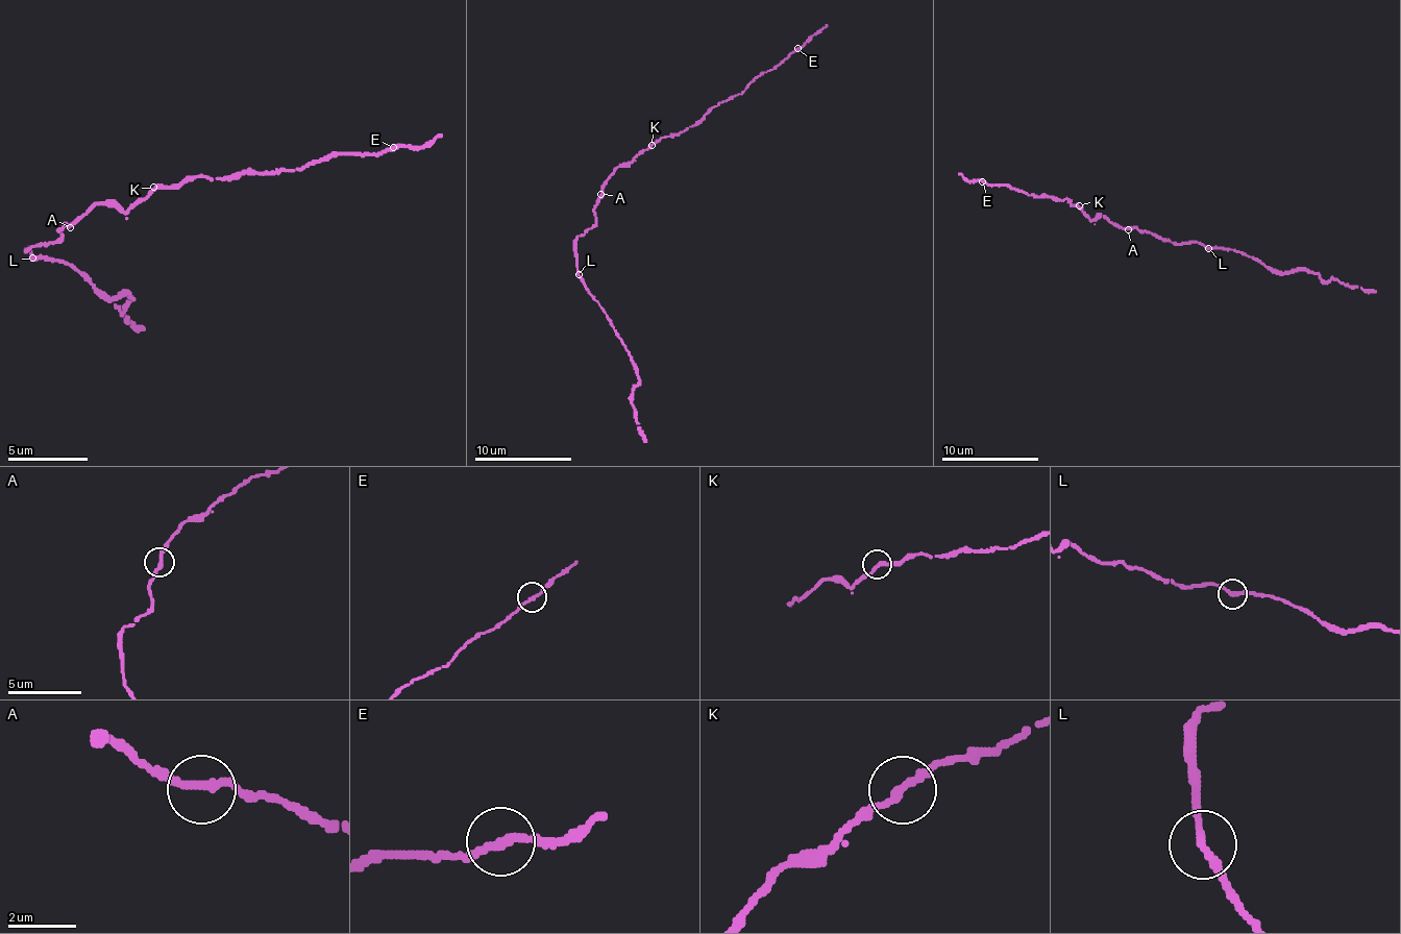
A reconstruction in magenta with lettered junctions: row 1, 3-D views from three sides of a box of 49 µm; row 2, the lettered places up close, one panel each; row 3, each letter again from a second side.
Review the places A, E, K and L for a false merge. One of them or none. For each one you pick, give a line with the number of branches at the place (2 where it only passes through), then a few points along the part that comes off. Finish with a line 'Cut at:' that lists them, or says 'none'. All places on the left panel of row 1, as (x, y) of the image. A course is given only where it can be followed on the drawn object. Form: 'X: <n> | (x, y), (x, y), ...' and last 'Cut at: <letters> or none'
Cut at: none

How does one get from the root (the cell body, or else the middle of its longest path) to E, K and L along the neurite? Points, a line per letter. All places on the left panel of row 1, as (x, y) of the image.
E: (73, 223), (97, 203), (129, 211), (157, 187), (197, 175), (297, 171), (393, 147)
K: (73, 223), (97, 203), (117, 203), (129, 211), (153, 187)
L: (73, 223), (66, 223), (57, 231), (62, 235), (53, 243), (29, 247), (33, 259)

